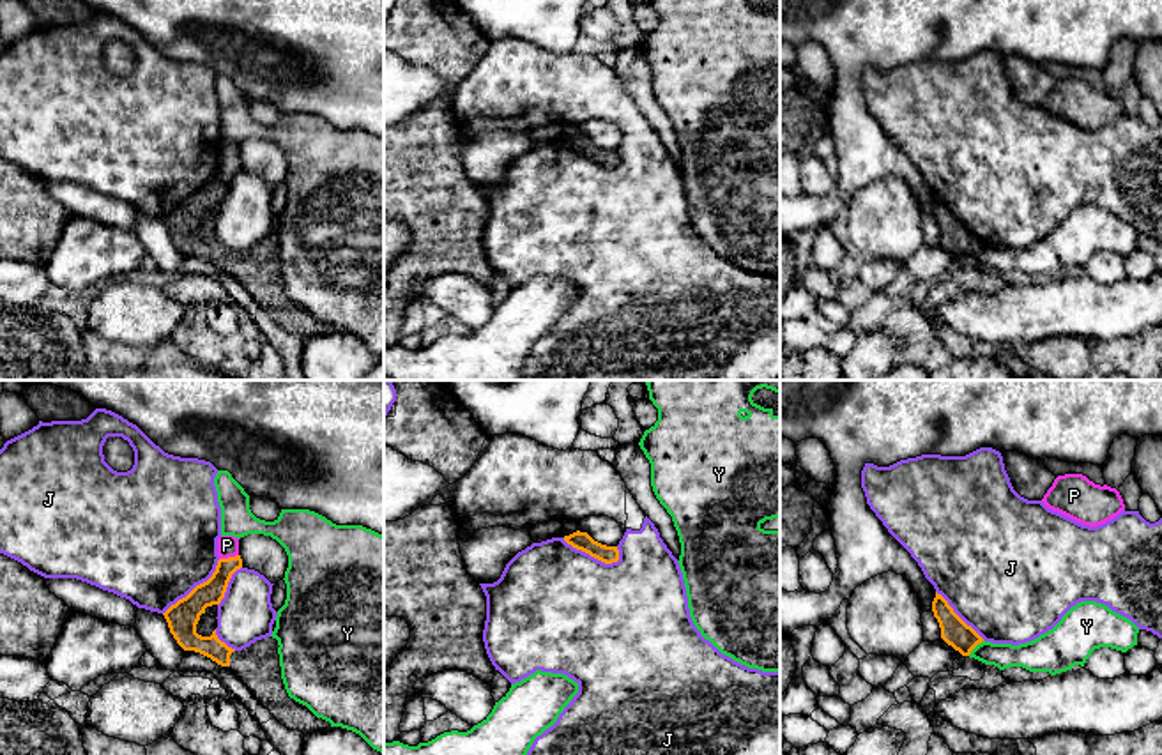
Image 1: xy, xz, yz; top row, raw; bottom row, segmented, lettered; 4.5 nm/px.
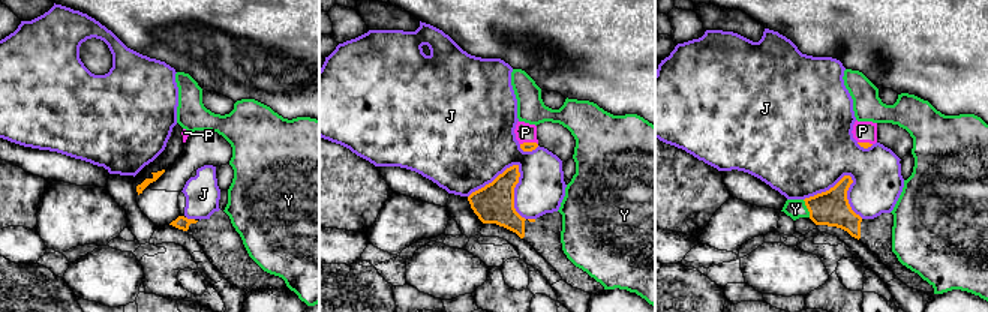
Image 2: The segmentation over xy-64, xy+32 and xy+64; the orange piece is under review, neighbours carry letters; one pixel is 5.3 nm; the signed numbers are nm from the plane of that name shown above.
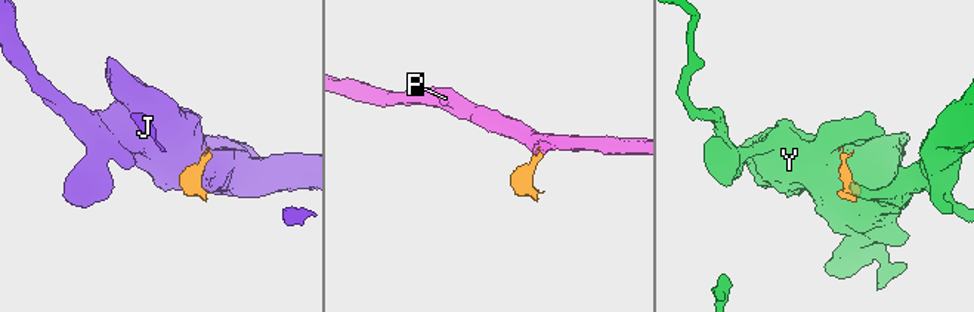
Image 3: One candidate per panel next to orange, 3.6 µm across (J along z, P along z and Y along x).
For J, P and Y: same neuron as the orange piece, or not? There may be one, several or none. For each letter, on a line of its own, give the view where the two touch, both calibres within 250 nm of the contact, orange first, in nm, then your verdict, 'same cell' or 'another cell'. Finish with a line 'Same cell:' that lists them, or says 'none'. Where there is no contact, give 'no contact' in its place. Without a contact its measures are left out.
J: contact in xz; calibres 80 and 500 nm; another cell
P: contact in xy; calibres 120 and 100 nm; same cell
Y: contact in yz; calibres 120 and 120 nm; another cell
Same cell: P

